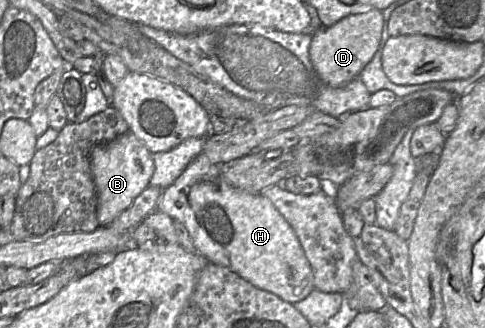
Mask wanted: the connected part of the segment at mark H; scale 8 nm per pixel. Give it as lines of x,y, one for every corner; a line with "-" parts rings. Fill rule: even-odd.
199,154
193,161
189,163
183,173
173,182
173,184
164,189
157,209
169,215
173,220
179,221
187,228
197,252
203,255
210,263
230,269
251,283
253,286
274,294
290,304
295,304
302,301
313,290
315,290
312,267
305,255
298,237
296,236
290,224
279,213
273,203
263,195
263,193
251,193
228,185
222,178
220,165
212,163
205,154

